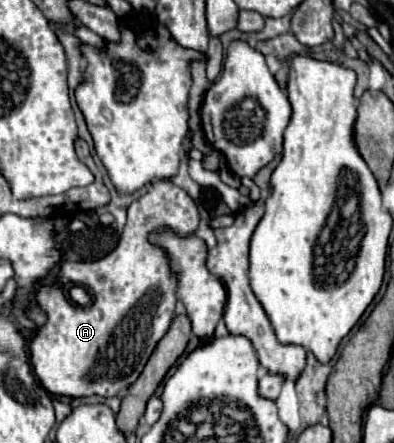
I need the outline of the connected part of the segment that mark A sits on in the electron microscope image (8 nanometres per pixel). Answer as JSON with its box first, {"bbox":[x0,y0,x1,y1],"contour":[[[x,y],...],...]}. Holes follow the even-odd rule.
{"bbox":[29,180,199,398],"contour":[[[157,180],[157,182],[153,182],[151,188],[149,188],[149,192],[147,192],[145,196],[141,196],[139,200],[135,200],[135,202],[129,206],[129,210],[127,210],[127,224],[125,224],[125,228],[123,228],[123,234],[121,234],[121,238],[119,238],[117,248],[115,248],[111,254],[107,254],[105,258],[101,258],[101,260],[97,260],[97,262],[61,262],[55,282],[51,282],[51,284],[41,284],[41,286],[35,290],[35,302],[37,302],[37,306],[47,314],[47,322],[45,322],[43,326],[39,326],[39,328],[35,330],[35,334],[33,334],[33,338],[31,338],[31,342],[29,342],[29,358],[31,358],[31,368],[33,368],[35,376],[37,376],[37,380],[41,382],[41,386],[43,386],[49,394],[53,394],[53,396],[67,396],[67,398],[91,398],[91,396],[111,398],[111,396],[119,396],[121,392],[125,392],[125,390],[139,378],[139,374],[143,372],[143,368],[145,368],[149,356],[153,354],[153,350],[155,350],[155,346],[157,346],[157,342],[165,336],[165,332],[169,330],[169,326],[171,326],[171,322],[173,322],[173,318],[175,318],[175,286],[177,286],[177,278],[175,278],[175,274],[173,274],[171,268],[169,268],[169,260],[167,260],[165,250],[161,250],[161,248],[157,248],[157,246],[153,246],[153,244],[147,242],[149,232],[151,232],[151,230],[157,230],[157,228],[163,228],[163,226],[175,230],[175,232],[181,234],[181,236],[193,234],[193,232],[197,230],[197,226],[199,226],[199,210],[197,210],[197,206],[195,206],[195,202],[191,200],[191,196],[189,196],[187,192],[183,192],[179,186],[175,186],[175,184],[169,182],[169,180]],[[71,286],[83,286],[83,288],[91,294],[91,304],[89,304],[89,306],[77,306],[75,302],[71,302],[69,296],[67,296],[67,290],[69,290]]]}

